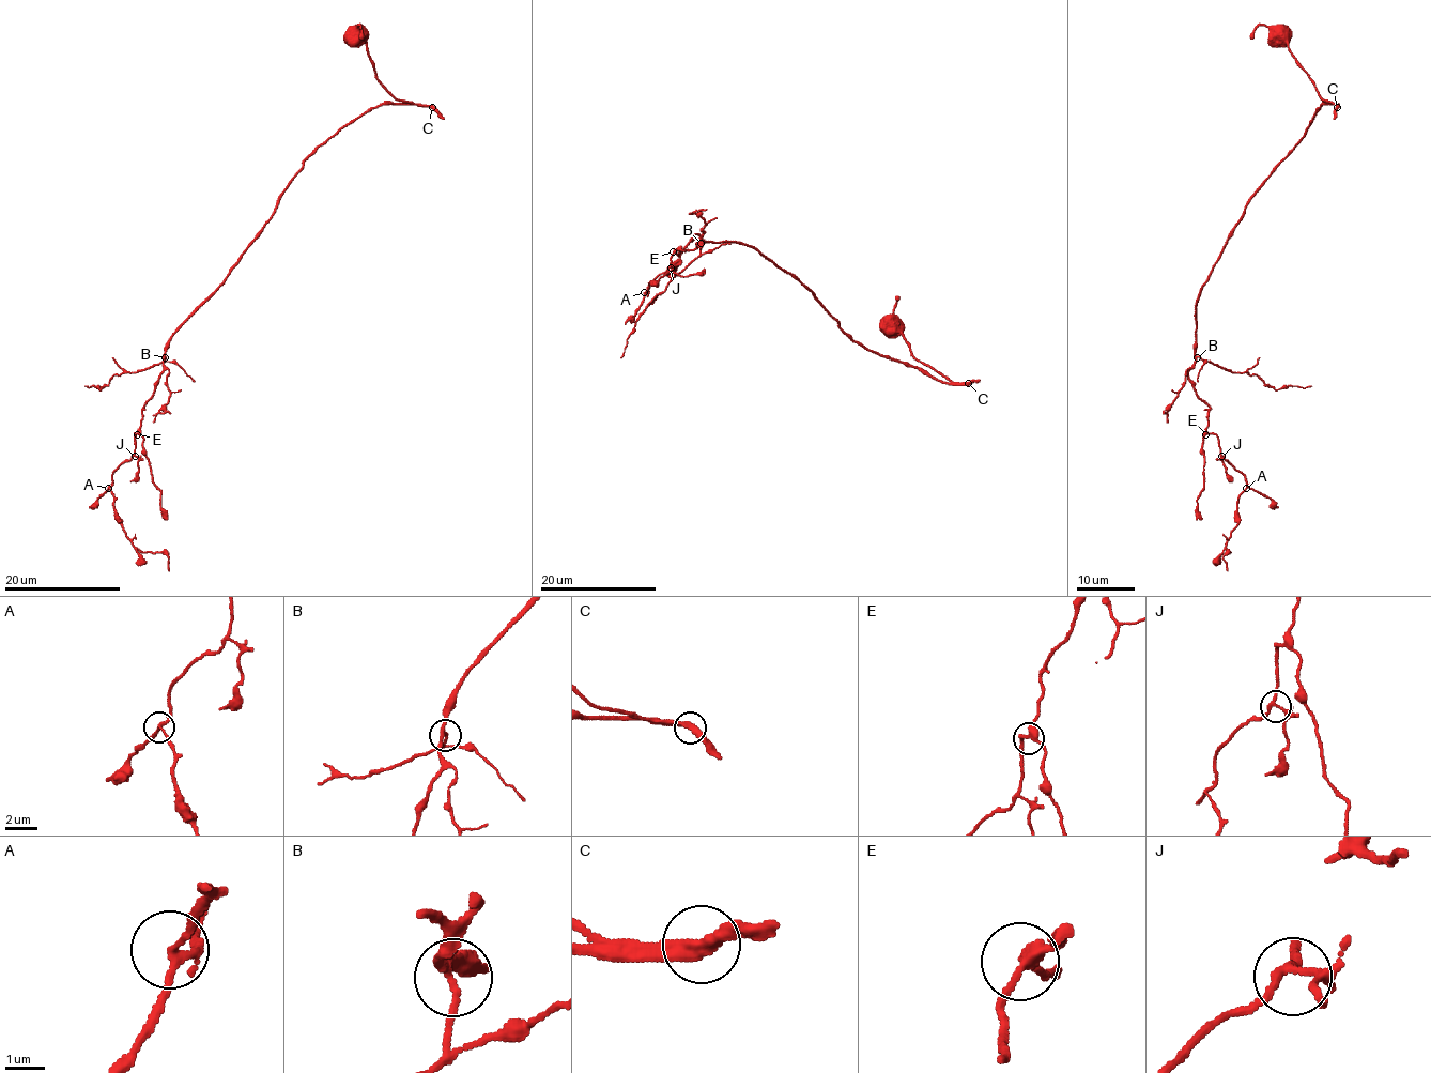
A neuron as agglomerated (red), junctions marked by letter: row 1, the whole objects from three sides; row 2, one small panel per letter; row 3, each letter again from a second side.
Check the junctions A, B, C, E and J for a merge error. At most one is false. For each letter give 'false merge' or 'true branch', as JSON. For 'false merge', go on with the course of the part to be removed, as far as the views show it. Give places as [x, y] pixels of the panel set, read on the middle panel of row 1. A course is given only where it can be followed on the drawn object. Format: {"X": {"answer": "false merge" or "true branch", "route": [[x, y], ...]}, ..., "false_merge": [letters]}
{"A": {"answer": "true branch"}, "B": {"answer": "true branch"}, "C": {"answer": "true branch"}, "E": {"answer": "true branch"}, "J": {"answer": "true branch"}, "false_merge": []}

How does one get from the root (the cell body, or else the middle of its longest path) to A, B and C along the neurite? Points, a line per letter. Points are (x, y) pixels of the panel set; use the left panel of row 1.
A: (353, 33), (377, 78), (413, 103), (369, 108), (304, 162), (226, 280), (171, 338), (135, 455), (108, 488)
B: (353, 33), (365, 42), (377, 78), (413, 103), (369, 108), (304, 162), (261, 234), (173, 334), (165, 357)
C: (353, 33), (351, 29), (365, 42), (377, 78), (397, 98), (432, 108)

